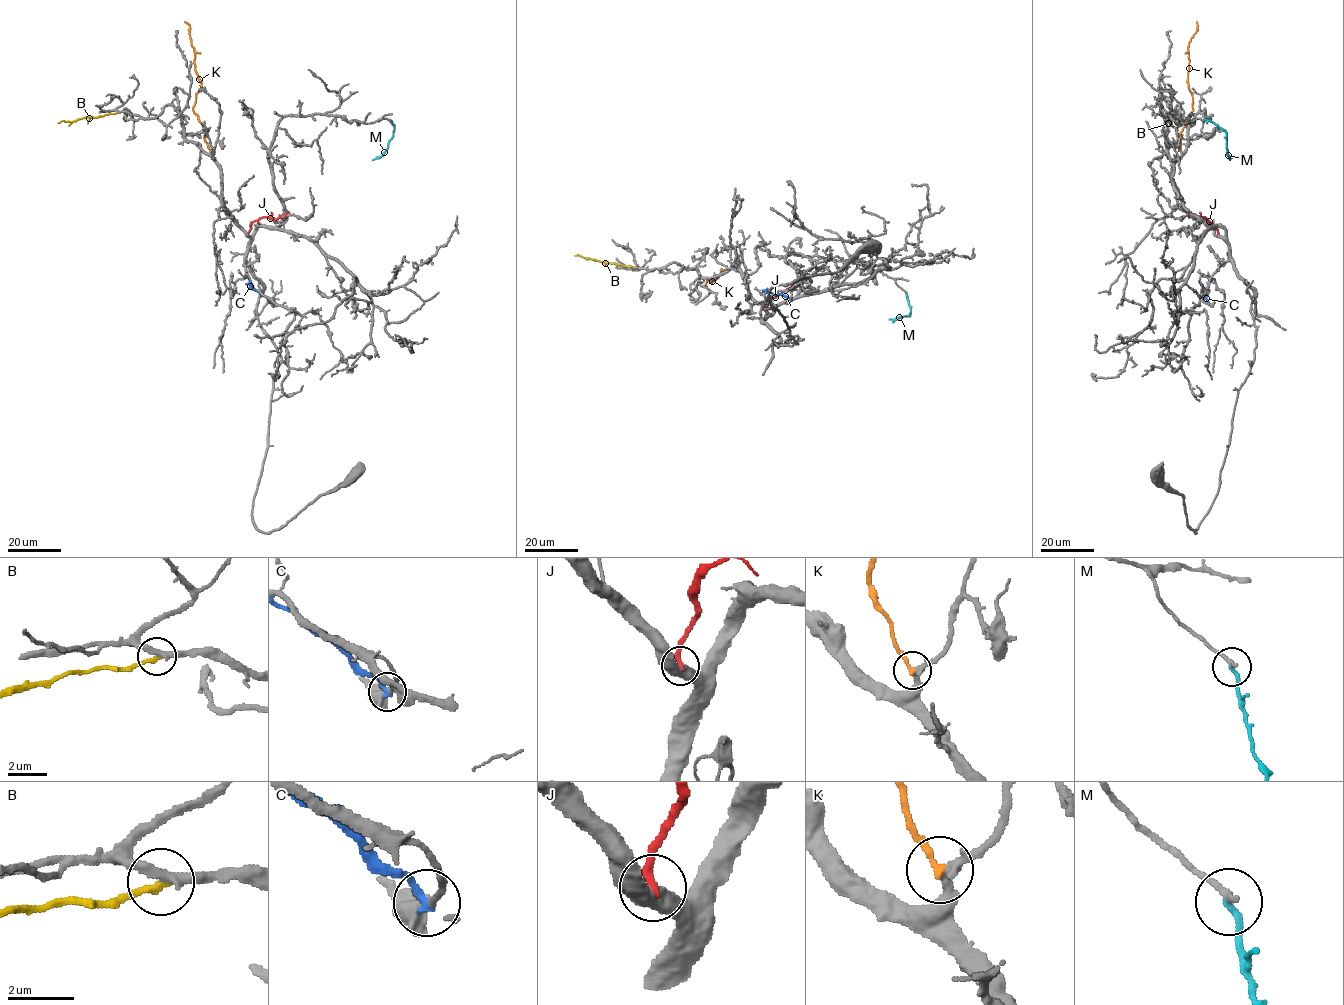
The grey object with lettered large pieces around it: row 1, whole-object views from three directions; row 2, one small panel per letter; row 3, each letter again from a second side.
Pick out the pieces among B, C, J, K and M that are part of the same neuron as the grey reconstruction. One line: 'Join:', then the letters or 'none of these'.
Join: M

